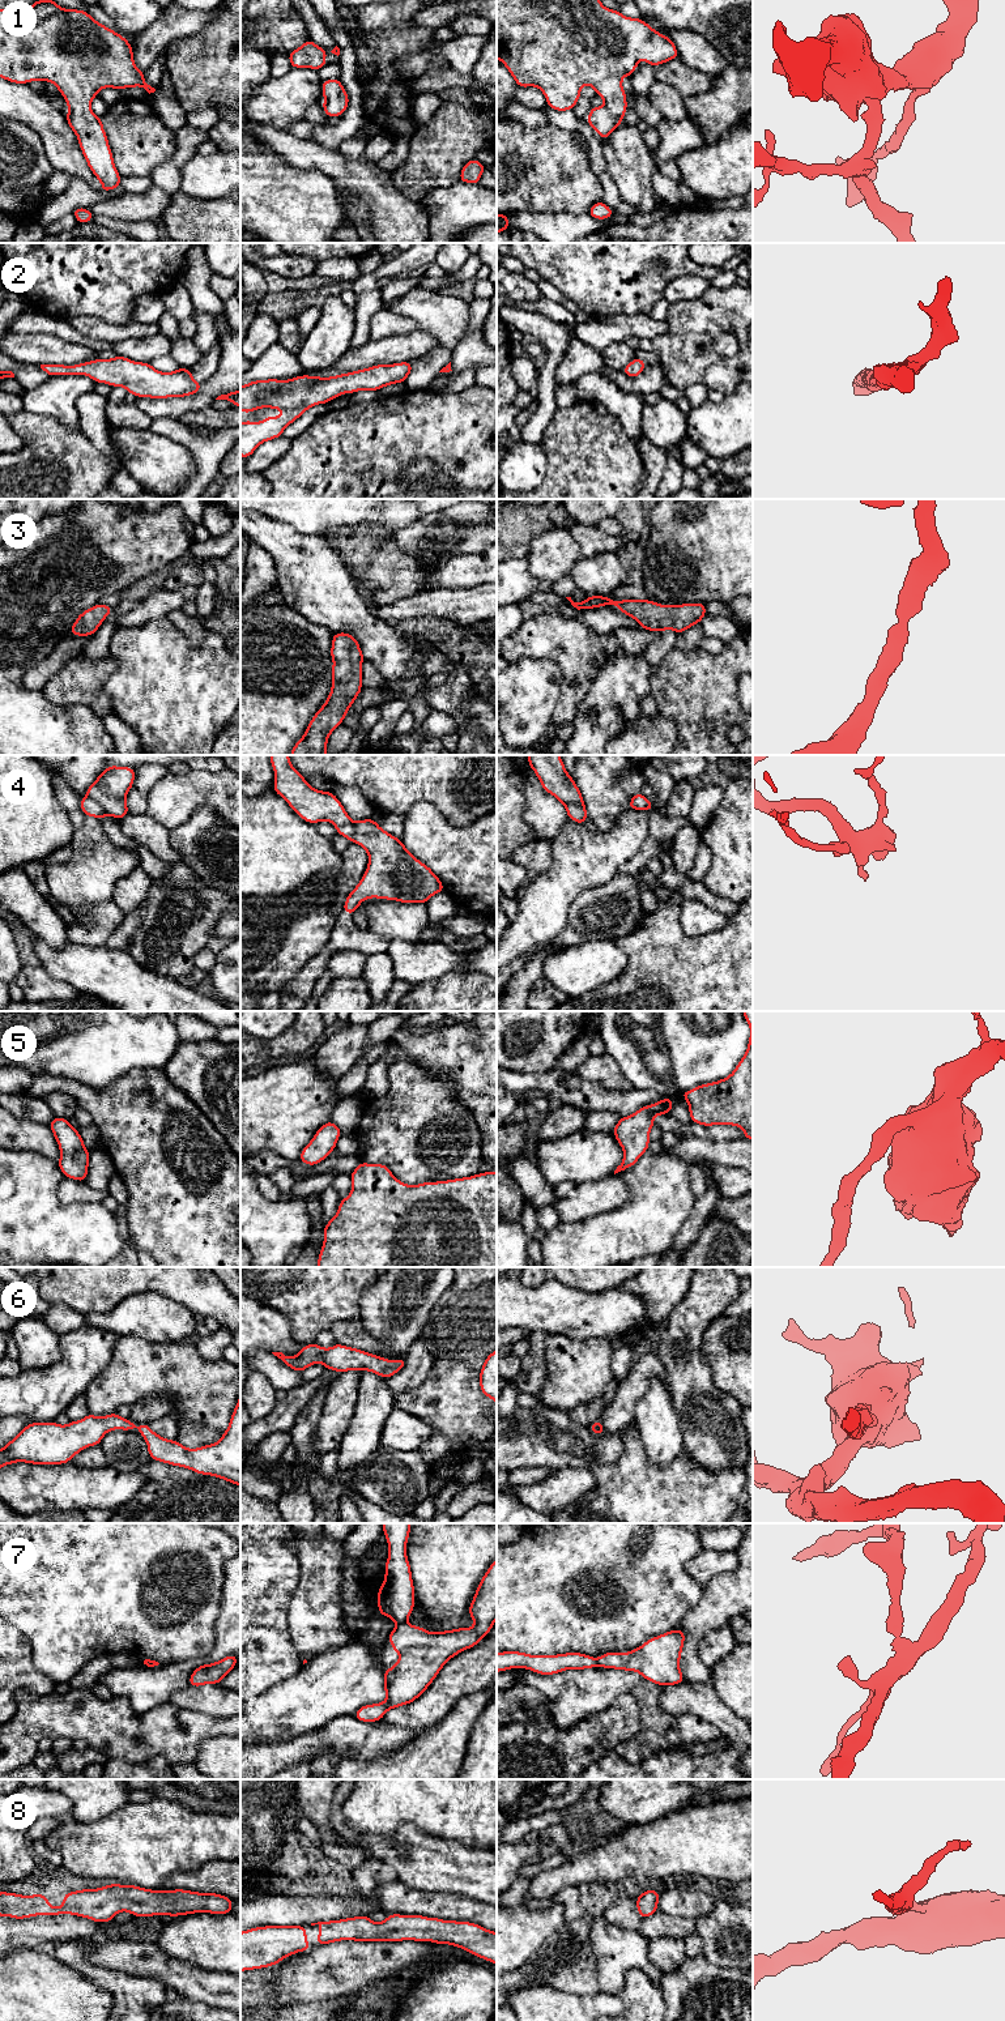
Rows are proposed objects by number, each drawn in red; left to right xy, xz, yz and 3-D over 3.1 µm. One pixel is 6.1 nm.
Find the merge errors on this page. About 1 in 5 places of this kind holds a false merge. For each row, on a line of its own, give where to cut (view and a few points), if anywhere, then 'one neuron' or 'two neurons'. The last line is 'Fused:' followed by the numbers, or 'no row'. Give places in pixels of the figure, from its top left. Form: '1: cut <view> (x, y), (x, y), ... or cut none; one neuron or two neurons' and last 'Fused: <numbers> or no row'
1: cut none; one neuron
2: cut none; one neuron
3: cut none; one neuron
4: cut none; one neuron
5: cut none; one neuron
6: cut none; one neuron
7: cut xz (405, 1621), (396, 1625); two neurons
8: cut none; one neuron
Fused: 7

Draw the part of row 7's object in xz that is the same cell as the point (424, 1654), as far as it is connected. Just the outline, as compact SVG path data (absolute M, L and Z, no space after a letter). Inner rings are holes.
M497 1559L481 1578L476 1594L468 1609L474 1625L472 1628L457 1628L430 1633L427 1629L404 1623L395 1626L388 1636L393 1645L392 1651L400 1653L397 1663L384 1668L384 1702L363 1705L353 1715L361 1722L379 1722L389 1709L412 1704L434 1681L443 1666L459 1653L476 1646L491 1630L497 1620Z

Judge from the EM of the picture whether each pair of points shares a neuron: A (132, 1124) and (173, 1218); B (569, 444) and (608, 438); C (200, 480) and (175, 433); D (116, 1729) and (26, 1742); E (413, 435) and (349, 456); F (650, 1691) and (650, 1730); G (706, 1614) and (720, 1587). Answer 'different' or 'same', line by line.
A: same
B: same
C: same
D: same
E: same
F: same
G: same

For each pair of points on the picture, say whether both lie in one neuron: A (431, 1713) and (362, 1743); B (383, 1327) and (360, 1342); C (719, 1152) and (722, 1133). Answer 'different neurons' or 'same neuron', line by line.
A: different neurons
B: different neurons
C: different neurons

